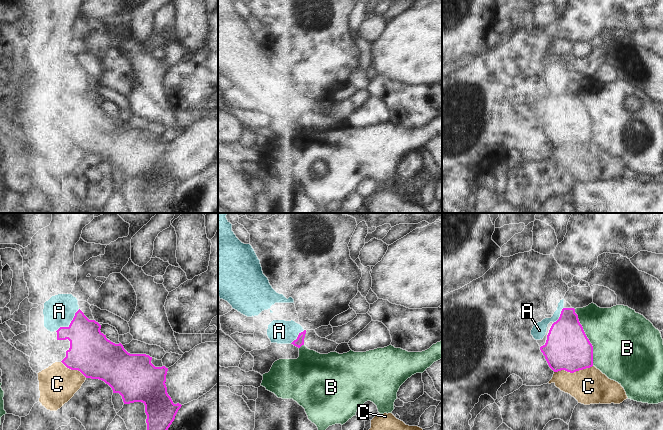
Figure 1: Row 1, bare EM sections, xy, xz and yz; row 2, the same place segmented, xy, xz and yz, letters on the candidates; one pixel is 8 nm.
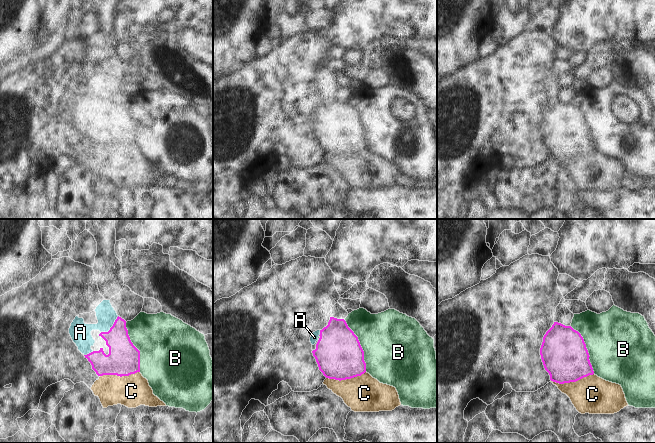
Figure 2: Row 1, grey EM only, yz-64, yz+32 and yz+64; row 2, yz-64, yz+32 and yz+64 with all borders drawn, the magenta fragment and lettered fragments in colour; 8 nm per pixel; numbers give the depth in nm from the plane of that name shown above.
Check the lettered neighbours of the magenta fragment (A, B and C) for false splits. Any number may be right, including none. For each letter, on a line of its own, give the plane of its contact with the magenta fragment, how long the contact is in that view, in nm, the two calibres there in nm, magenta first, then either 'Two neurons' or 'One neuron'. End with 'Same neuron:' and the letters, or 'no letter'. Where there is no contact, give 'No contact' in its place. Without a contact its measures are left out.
A: Touches magenta in xy. Shared border 260 nm. Thickness 300 nm (magenta) against 240 nm. One neuron
B: Touches magenta in yz. Shared border 480 nm. Thickness 360 nm (magenta) against 440 nm. Two neurons
C: Touches magenta in yz. Shared border 320 nm. Thickness 360 nm (magenta) against 280 nm. Two neurons
Same neuron: A

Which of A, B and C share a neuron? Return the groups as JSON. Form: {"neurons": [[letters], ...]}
{"neurons": [["A"], ["B"], ["C"]]}

